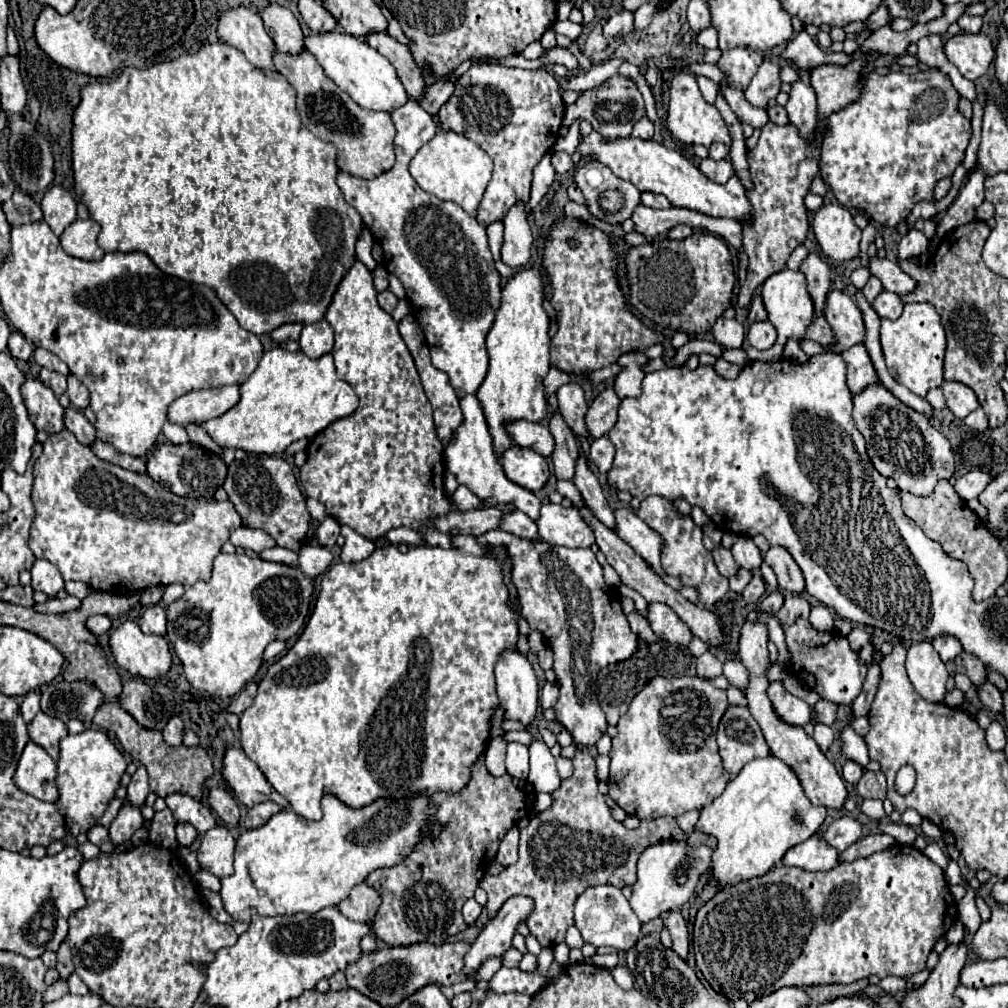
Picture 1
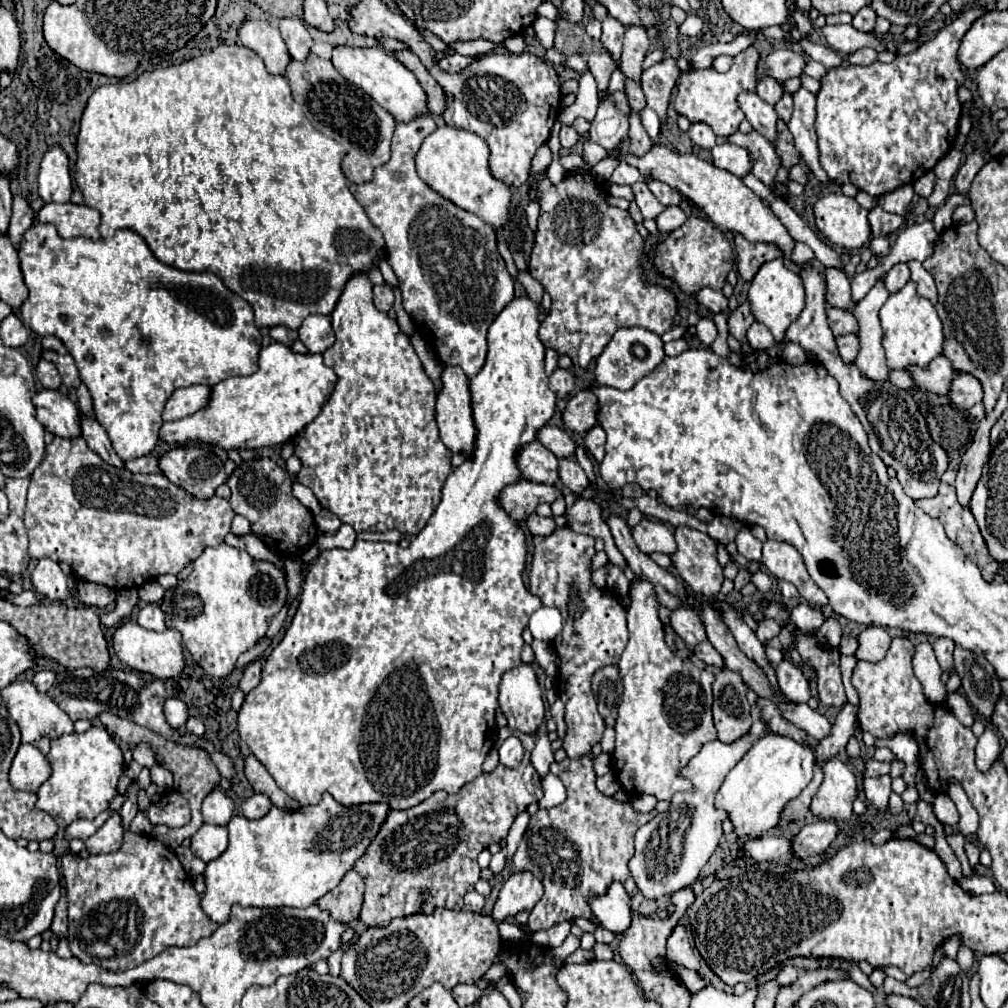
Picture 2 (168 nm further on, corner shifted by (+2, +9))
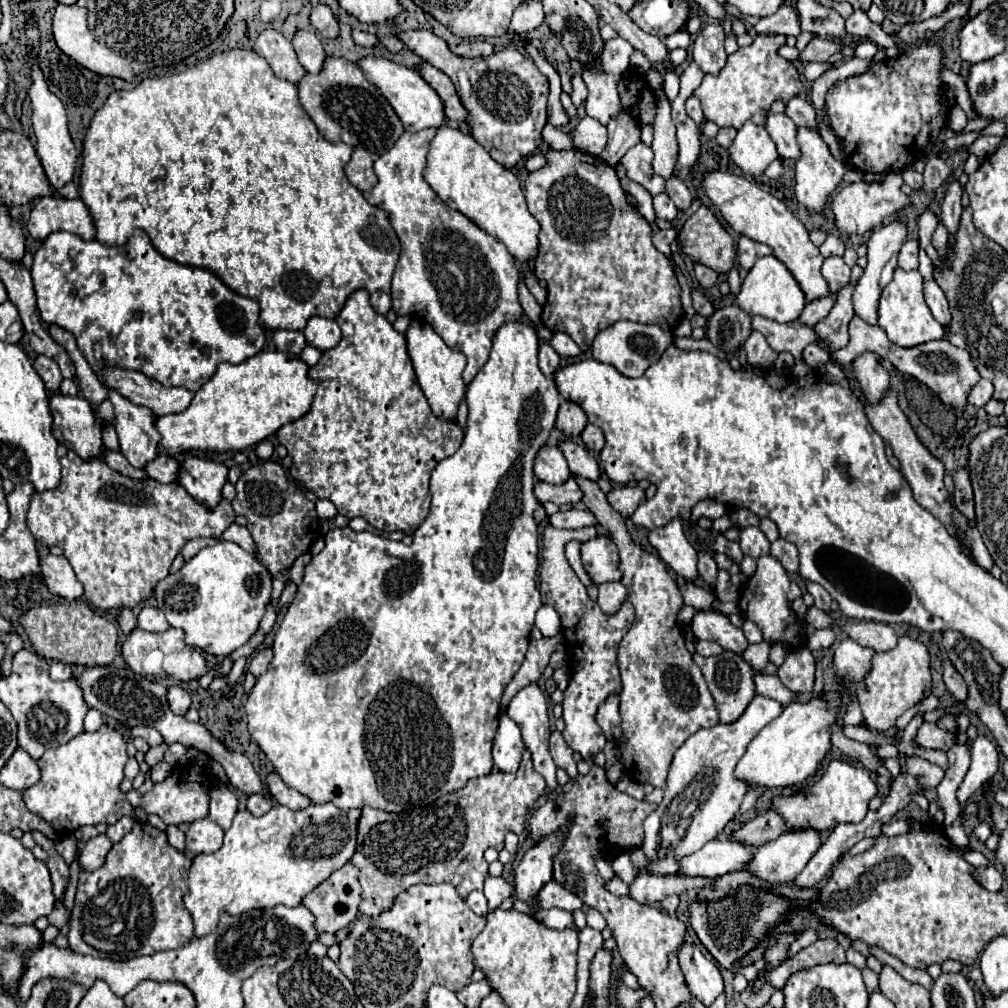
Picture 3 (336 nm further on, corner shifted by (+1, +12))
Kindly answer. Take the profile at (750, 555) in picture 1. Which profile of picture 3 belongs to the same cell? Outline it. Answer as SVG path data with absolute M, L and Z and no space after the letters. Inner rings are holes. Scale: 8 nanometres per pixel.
M746 526L740 530L740 548L742 548L744 556L760 558L760 556L766 556L770 552L770 542L760 532L760 528Z

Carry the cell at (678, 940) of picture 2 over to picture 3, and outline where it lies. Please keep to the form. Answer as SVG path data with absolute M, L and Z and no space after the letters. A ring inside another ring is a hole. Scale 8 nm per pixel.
M682 942L678 946L678 960L680 960L680 968L684 972L690 992L698 1000L702 1000L702 1004L710 1006L724 990L718 966L714 962L710 962L700 952L700 948L696 948L694 944L688 944L688 942Z

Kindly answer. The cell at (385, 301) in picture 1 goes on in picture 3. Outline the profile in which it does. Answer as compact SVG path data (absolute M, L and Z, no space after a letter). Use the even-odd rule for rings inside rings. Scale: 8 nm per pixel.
M376 290L376 292L372 292L372 294L370 294L370 304L372 304L372 308L374 308L376 312L386 314L386 312L390 310L390 306L392 306L392 298L390 298L390 294L388 294L388 292Z

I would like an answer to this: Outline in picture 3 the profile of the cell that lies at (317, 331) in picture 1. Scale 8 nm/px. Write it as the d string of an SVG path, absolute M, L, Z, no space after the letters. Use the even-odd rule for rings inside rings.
M312 316L304 328L304 336L306 336L306 342L318 350L330 350L334 348L342 334L340 334L340 328L336 324L336 320L330 320L330 318L322 318L322 316Z

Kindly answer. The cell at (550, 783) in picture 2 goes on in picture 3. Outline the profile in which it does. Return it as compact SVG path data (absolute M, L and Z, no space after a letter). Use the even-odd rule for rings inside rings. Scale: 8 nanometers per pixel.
M530 684L522 690L518 690L518 694L512 698L510 706L508 706L508 716L518 724L518 728L522 730L522 740L524 746L532 752L532 760L534 760L534 770L540 772L548 784L548 788L552 790L550 798L556 798L556 764L548 752L548 736L550 736L550 720L548 720L548 702L544 692L538 688L538 684Z

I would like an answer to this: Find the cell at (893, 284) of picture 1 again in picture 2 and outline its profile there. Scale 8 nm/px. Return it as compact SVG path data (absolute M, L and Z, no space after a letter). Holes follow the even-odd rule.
M917 261L909 263L909 269L911 269L911 279L919 285L919 295L929 299L935 305L937 303L937 289L935 289L935 281L929 275L929 271L925 271L925 267Z

